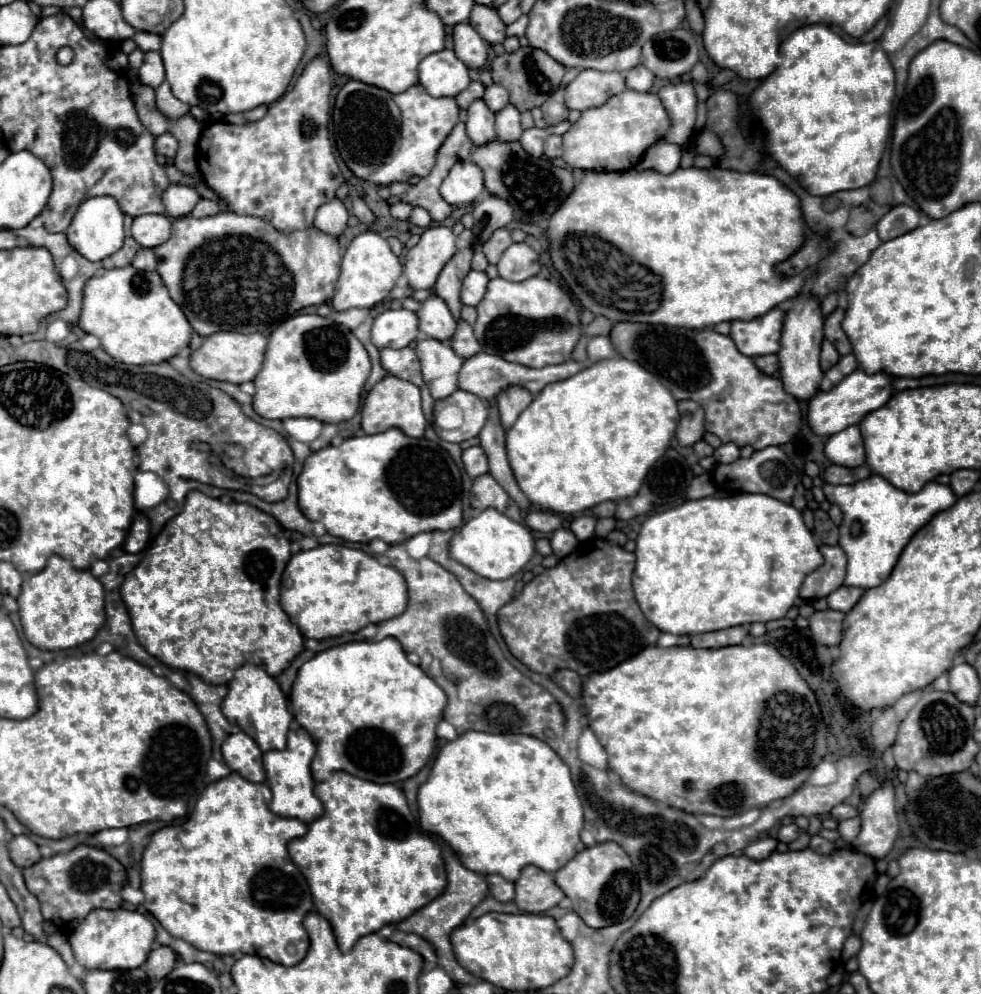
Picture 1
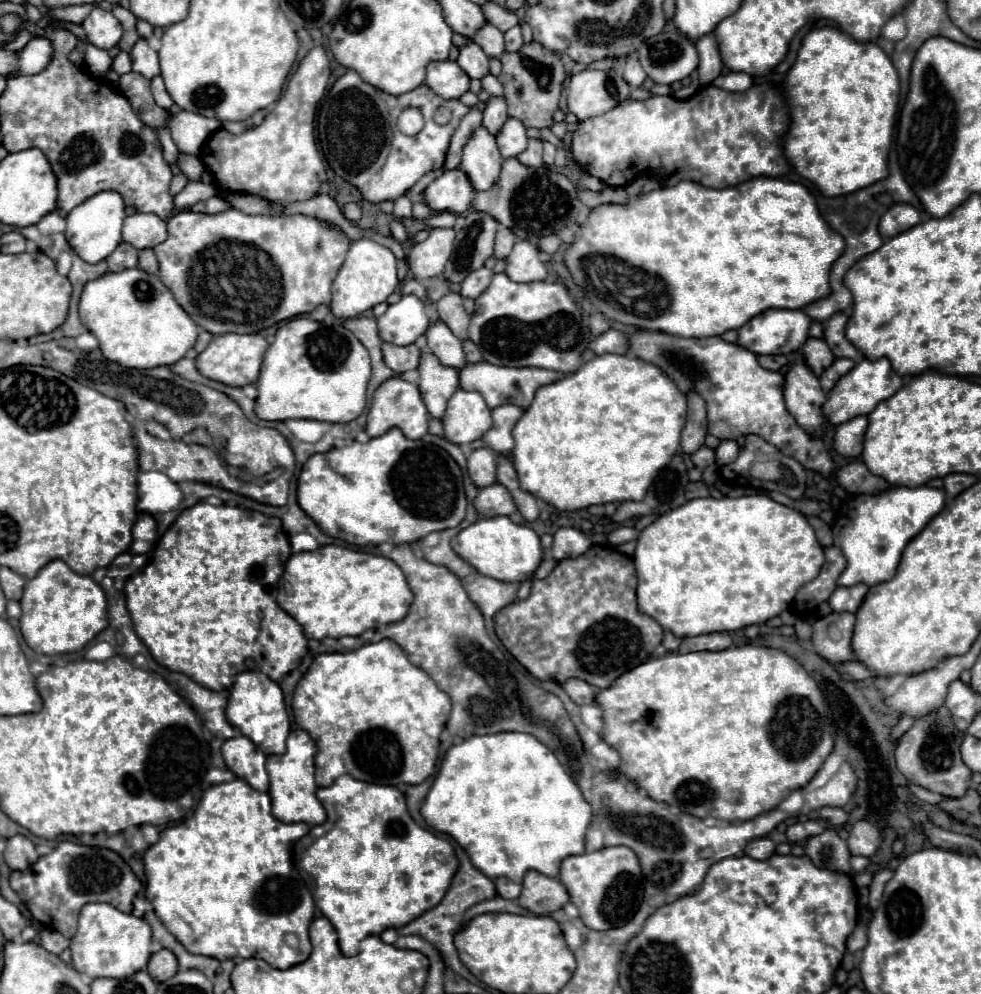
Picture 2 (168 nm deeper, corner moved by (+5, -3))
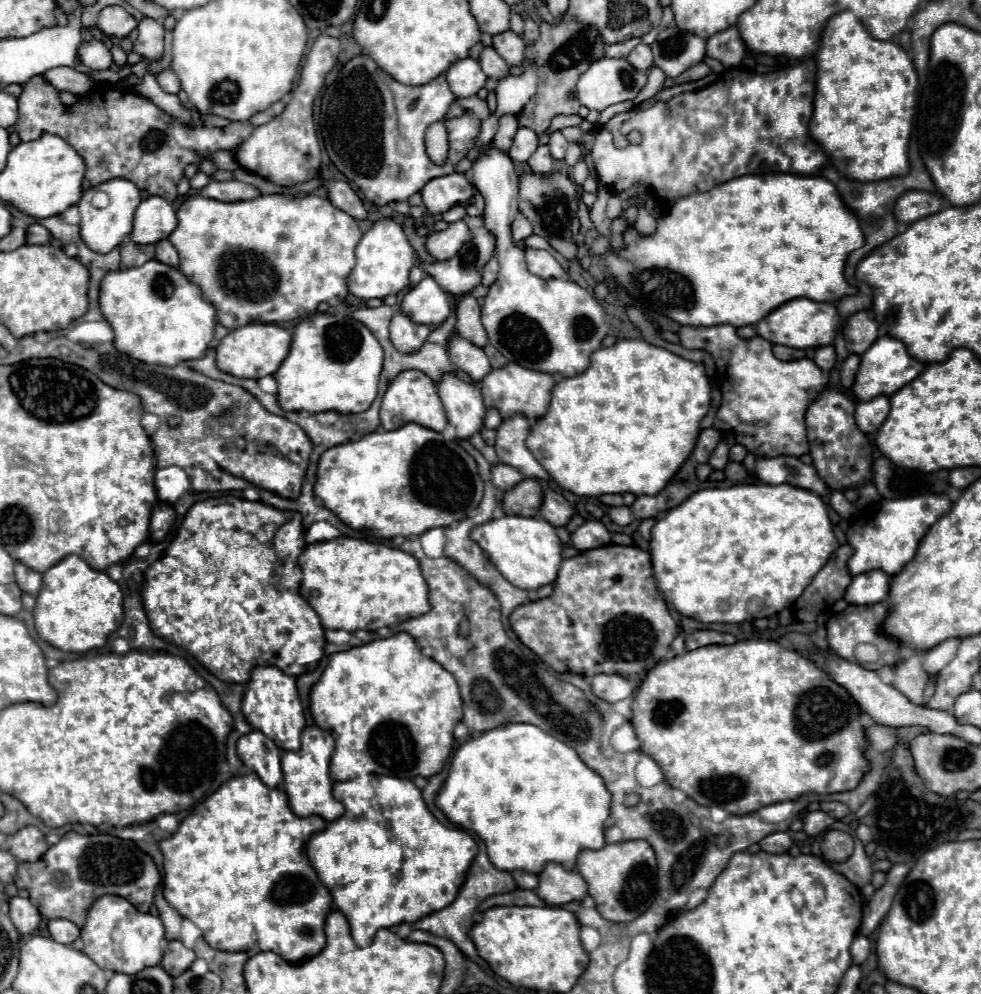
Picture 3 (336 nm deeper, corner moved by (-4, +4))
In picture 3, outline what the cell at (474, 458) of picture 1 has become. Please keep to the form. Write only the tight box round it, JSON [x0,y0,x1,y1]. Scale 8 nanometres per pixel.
[492,463,524,491]

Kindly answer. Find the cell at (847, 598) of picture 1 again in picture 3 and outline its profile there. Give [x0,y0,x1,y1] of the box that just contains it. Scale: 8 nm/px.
[846,569,890,605]

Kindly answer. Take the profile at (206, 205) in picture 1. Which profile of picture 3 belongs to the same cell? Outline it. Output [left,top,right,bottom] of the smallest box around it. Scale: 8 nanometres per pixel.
[202,181,260,201]

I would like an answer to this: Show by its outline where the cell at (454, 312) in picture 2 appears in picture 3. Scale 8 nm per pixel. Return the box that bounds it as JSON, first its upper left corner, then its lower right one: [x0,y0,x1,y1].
[456,299,488,347]

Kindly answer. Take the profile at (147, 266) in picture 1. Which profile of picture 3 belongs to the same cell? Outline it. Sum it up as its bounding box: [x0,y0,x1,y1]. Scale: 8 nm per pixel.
[156,239,178,267]

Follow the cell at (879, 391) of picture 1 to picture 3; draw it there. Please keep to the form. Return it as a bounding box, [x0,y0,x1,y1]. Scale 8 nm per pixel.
[852,335,926,401]

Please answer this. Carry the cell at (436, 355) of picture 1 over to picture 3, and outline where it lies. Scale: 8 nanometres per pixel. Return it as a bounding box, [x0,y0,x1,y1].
[438,373,486,441]

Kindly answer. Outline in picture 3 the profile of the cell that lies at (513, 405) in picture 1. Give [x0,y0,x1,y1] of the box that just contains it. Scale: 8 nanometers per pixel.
[496,417,548,479]

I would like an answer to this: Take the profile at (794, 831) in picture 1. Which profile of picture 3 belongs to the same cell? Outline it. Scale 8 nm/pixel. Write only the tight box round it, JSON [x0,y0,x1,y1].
[804,811,836,835]

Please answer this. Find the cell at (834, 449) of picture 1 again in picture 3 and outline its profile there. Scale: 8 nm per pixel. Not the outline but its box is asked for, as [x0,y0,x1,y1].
[856,395,890,433]

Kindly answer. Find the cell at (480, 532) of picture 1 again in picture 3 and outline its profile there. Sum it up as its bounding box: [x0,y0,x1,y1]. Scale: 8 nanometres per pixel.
[470,515,562,589]

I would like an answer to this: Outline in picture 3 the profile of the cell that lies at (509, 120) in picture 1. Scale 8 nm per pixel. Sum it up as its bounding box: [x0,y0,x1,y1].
[510,127,538,163]

